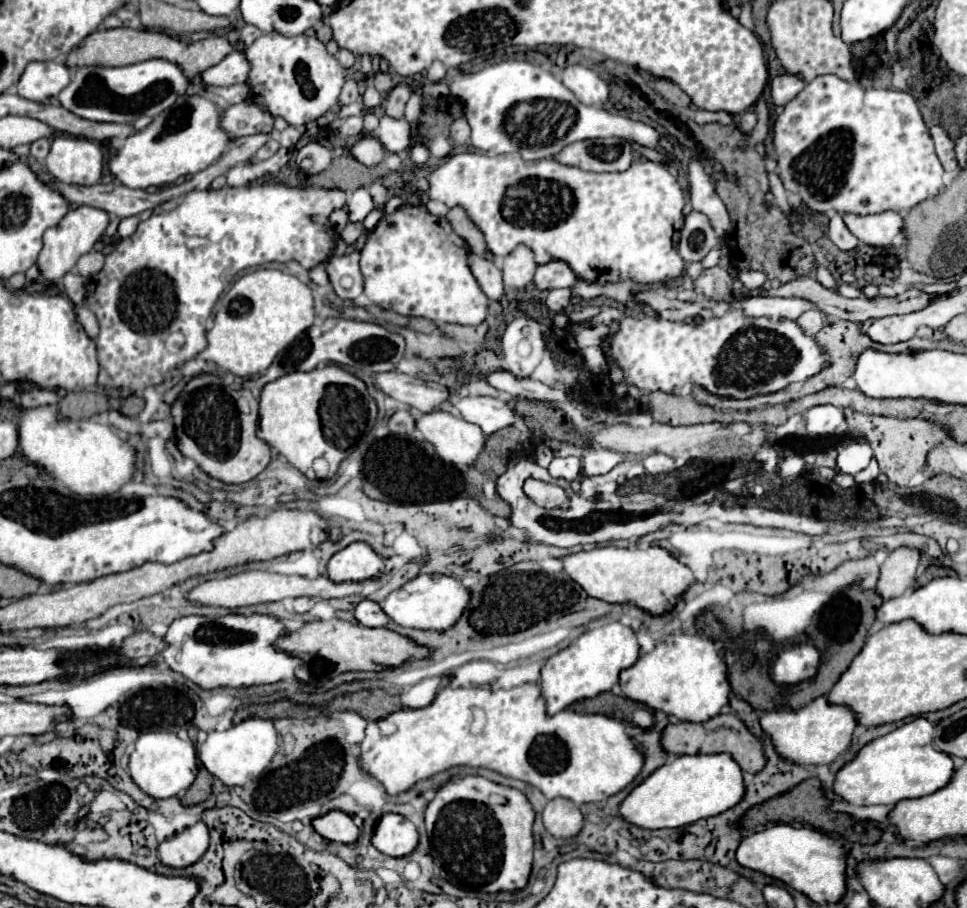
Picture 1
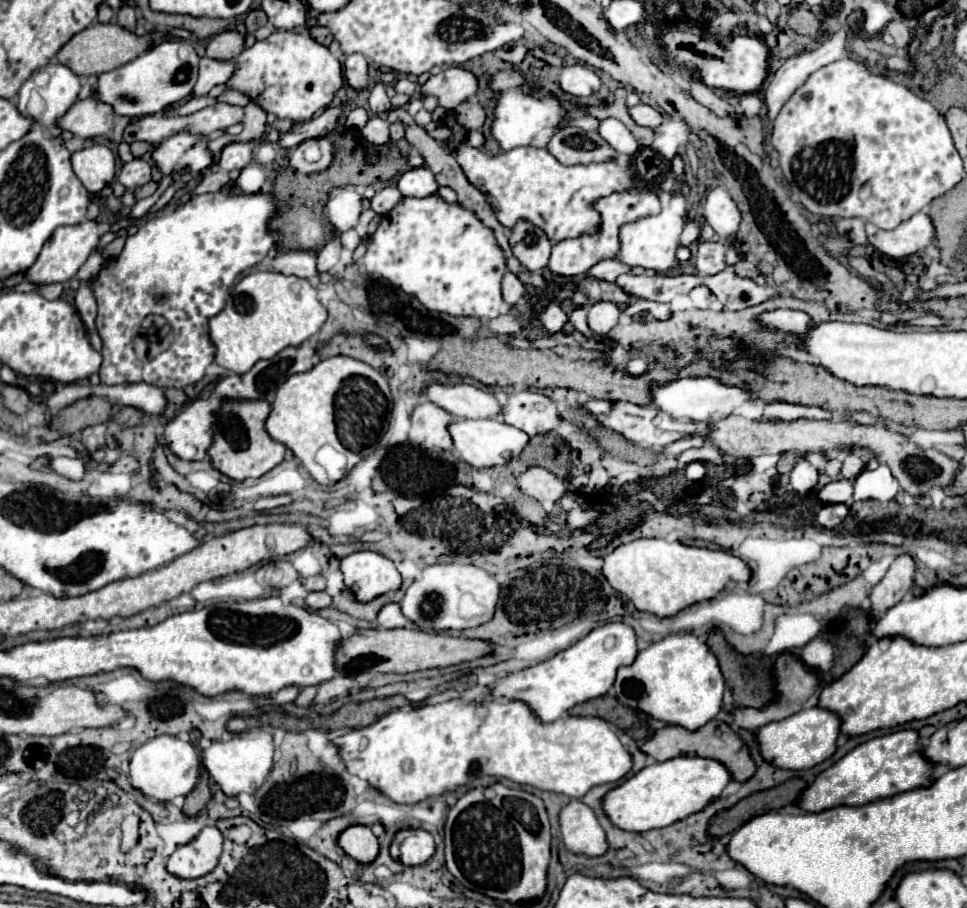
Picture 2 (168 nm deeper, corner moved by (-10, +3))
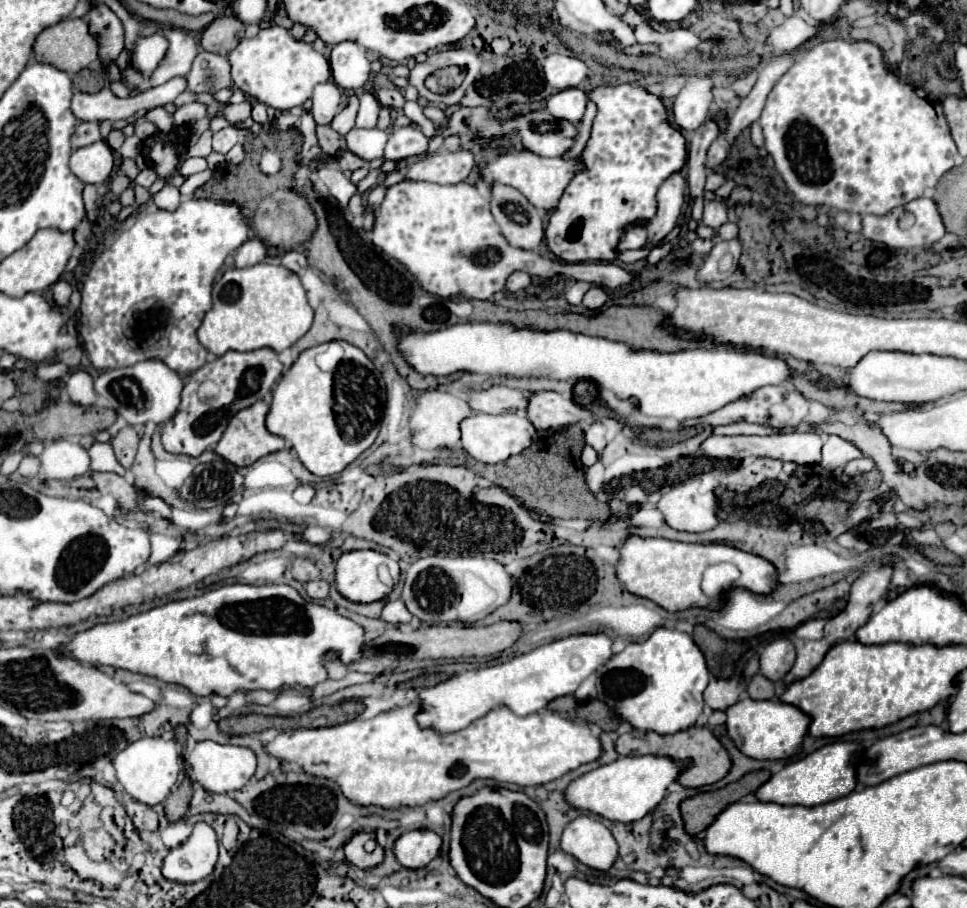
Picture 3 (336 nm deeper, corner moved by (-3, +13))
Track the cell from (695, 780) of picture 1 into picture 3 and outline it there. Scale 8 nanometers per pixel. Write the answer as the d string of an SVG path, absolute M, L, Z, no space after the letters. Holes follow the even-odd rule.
M625 756L601 766L577 780L567 788L567 800L579 810L589 810L607 820L635 822L653 812L667 794L667 788L677 782L681 772L689 768L685 760L673 760L669 756Z

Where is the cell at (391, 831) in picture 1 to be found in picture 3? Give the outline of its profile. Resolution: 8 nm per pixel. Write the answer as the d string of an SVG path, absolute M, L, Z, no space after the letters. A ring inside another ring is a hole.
M411 830L395 840L395 856L405 868L427 866L441 848L441 838L431 830Z

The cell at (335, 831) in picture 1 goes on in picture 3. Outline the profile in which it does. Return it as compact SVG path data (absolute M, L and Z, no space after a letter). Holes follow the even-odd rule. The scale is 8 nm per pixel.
M357 832L351 836L351 840L345 844L345 858L359 866L359 868L371 868L377 866L383 860L383 848L377 846L373 852L365 850L365 844L373 840L373 834L369 832Z

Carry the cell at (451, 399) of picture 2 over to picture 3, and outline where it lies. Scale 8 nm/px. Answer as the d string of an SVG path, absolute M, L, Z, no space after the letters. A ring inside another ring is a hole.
M491 386L487 390L469 390L469 406L473 412L505 414L525 410L527 398L523 392L507 386Z

